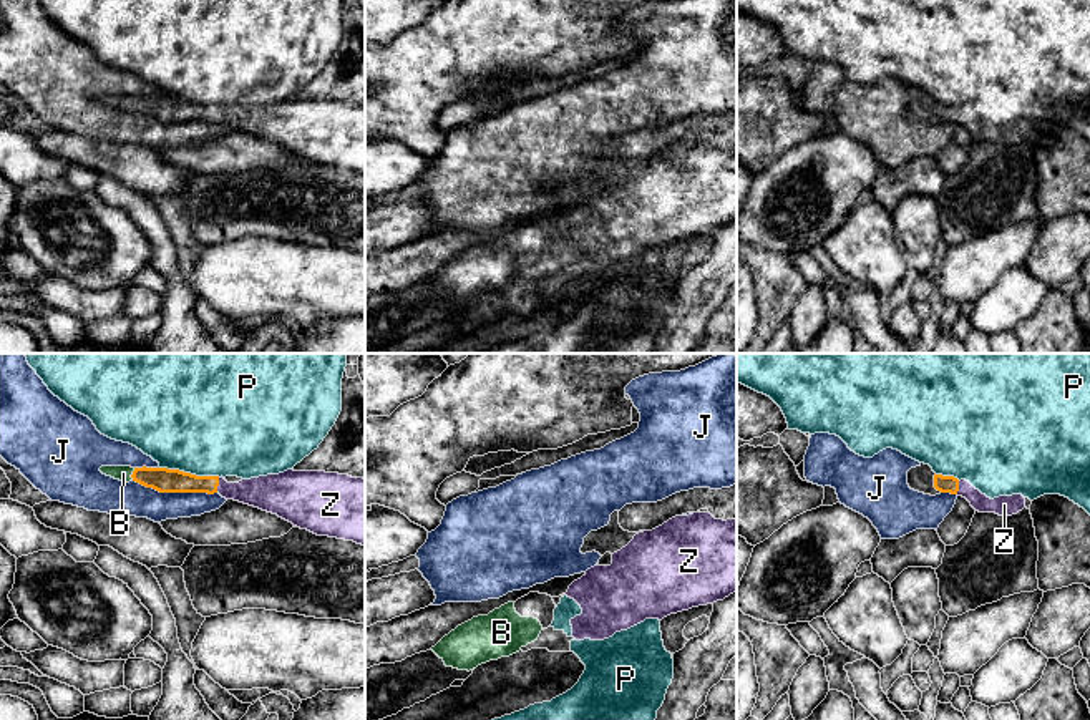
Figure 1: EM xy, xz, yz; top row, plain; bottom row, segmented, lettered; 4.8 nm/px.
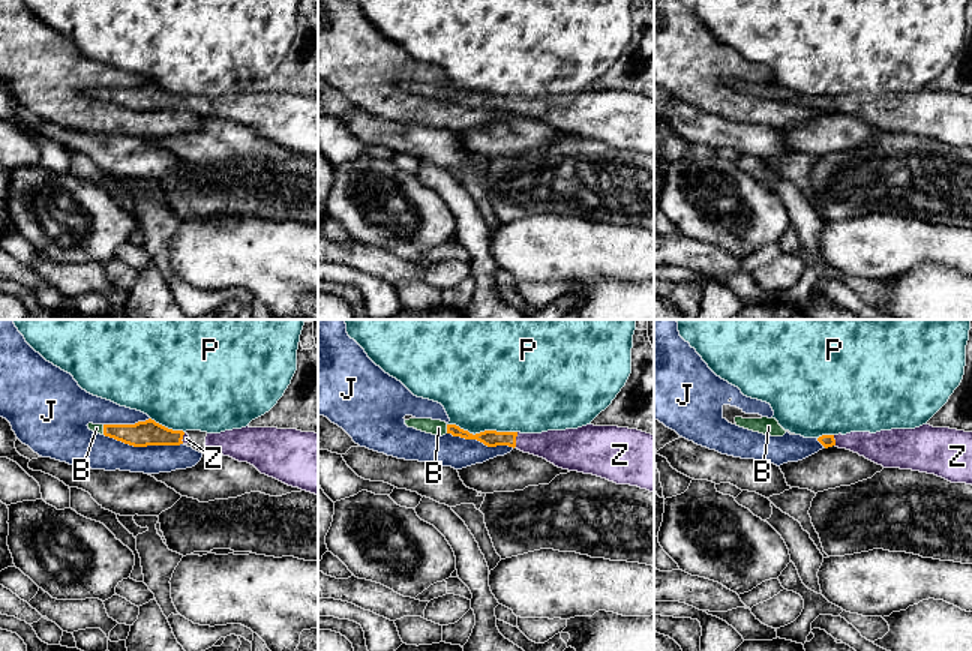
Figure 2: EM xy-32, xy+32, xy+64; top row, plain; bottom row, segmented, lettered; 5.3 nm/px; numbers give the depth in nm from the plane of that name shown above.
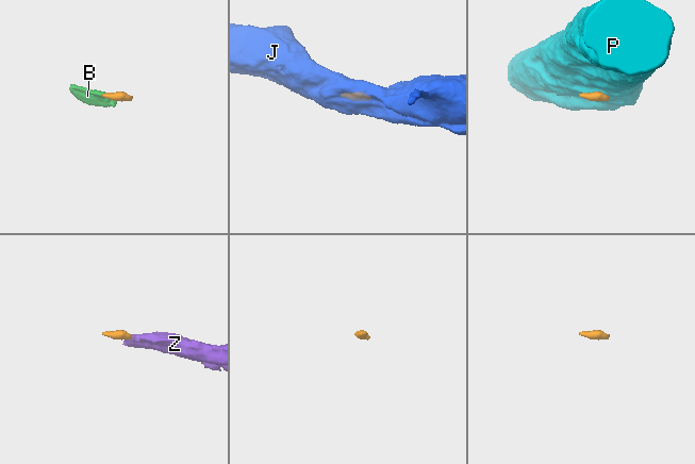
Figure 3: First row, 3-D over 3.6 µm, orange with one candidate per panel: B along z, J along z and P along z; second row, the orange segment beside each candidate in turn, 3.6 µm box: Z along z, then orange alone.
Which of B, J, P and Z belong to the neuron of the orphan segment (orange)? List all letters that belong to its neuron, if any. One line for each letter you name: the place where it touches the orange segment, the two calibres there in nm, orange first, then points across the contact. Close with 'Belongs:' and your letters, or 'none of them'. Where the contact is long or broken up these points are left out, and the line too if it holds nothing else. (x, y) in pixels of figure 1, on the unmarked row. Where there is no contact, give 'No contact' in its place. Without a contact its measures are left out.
B: Touches orange at xy (131, 103). Thickness 120 nm (orange) against 80 nm. Path across: xy (163, 108), (131, 103), (123, 102)
Z: Touches orange at xy (218, 113). Thickness 110 nm (orange) against 170 nm. Path across: xy (166, 108), (218, 113), (226, 118), (267, 121)
Belongs: B, Z

